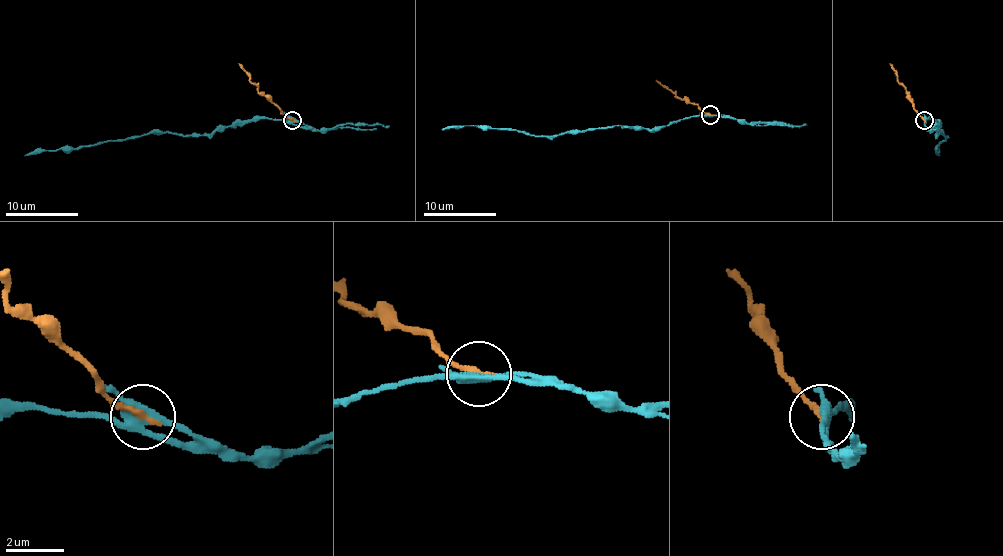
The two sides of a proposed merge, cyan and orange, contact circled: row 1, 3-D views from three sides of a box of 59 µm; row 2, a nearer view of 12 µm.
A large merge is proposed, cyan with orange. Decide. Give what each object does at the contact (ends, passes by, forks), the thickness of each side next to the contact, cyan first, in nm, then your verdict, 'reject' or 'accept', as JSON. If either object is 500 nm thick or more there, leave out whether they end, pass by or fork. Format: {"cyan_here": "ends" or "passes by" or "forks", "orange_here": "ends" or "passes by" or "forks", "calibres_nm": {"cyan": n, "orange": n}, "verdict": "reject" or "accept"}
{"cyan_here": "forks", "orange_here": "ends", "calibres_nm": {"cyan": 360, "orange": 200}, "verdict": "reject"}

